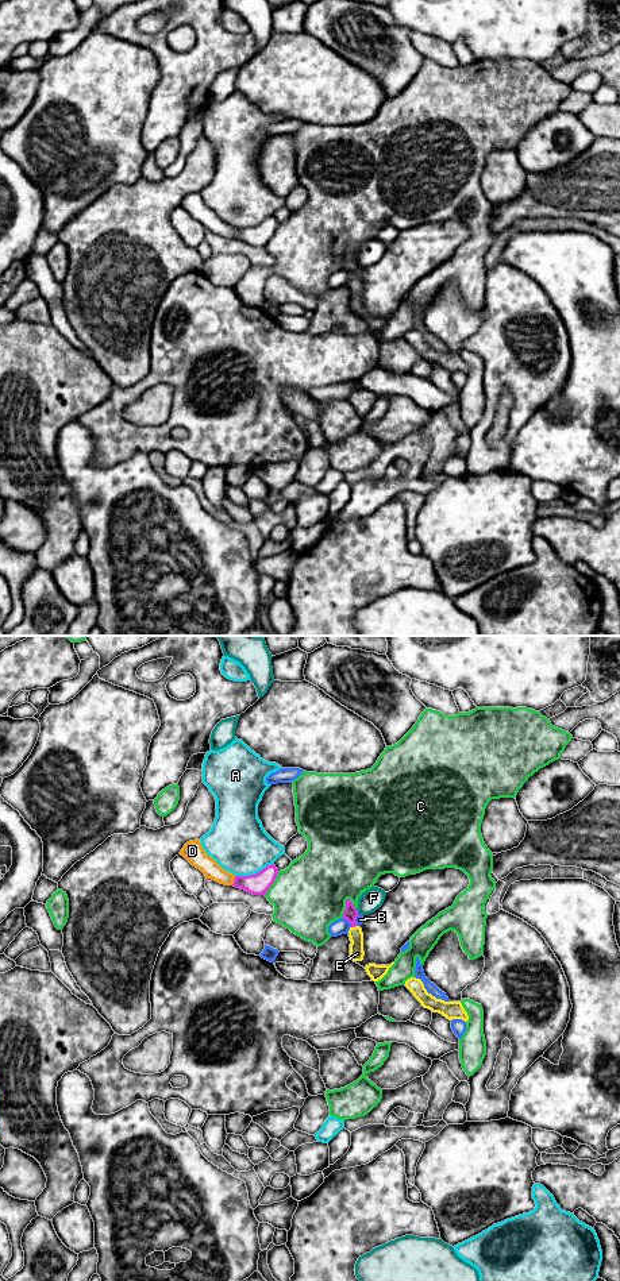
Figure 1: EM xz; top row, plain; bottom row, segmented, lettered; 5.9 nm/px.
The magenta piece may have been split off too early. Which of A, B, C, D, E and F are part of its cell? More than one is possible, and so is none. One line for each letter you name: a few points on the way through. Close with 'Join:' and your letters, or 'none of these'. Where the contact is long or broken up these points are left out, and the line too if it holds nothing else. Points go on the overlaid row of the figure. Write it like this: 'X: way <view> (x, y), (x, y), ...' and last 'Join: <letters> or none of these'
E: way xz (350, 913), (354, 926), (355, 934)
Join: E

